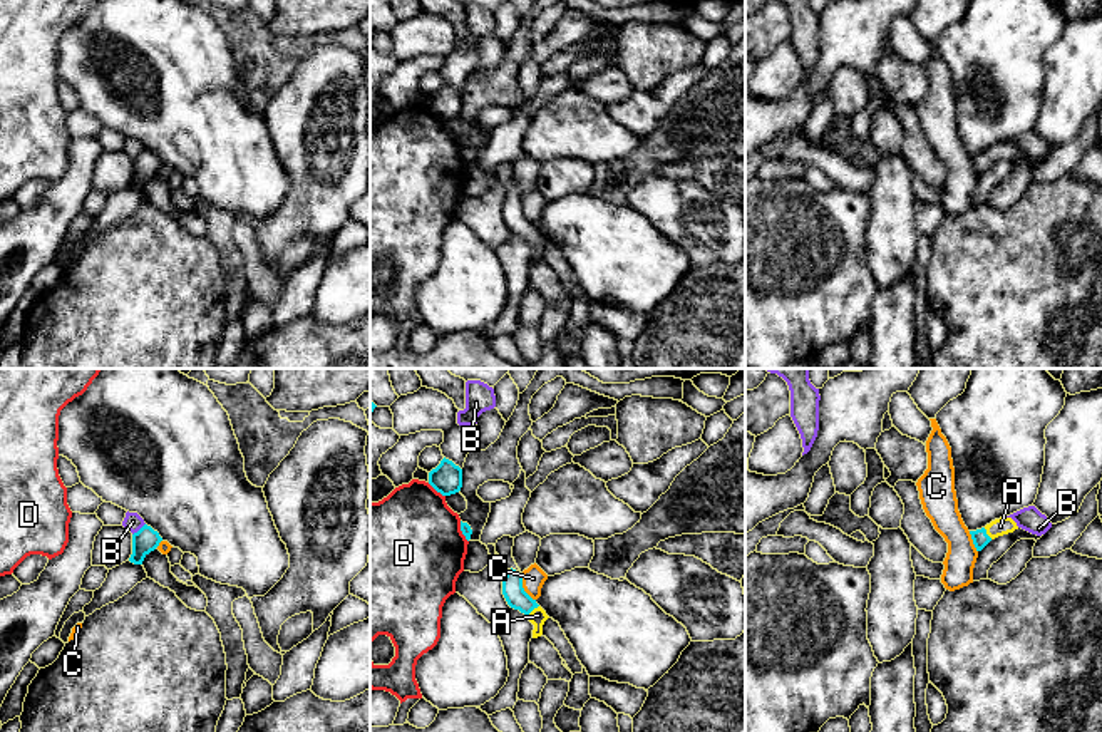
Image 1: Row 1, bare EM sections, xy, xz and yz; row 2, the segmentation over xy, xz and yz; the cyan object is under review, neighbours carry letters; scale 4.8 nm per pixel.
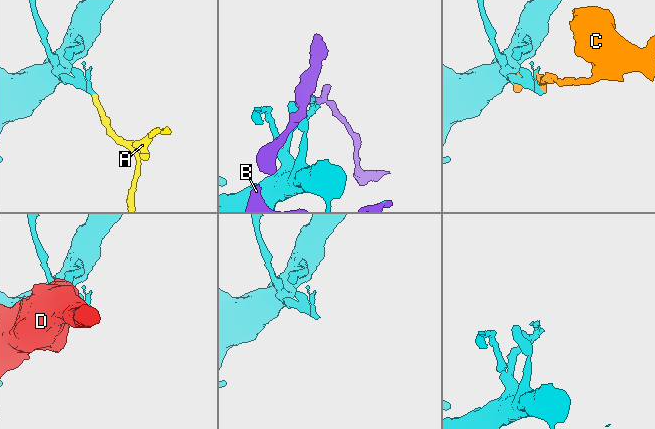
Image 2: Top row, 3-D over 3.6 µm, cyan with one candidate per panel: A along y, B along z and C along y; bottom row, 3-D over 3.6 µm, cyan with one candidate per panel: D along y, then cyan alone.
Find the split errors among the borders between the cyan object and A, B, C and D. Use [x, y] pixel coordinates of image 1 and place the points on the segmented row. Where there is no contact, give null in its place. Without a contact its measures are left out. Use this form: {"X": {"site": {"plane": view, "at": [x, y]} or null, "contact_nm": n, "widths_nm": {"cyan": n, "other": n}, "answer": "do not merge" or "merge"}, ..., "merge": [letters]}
{"A": {"site": {"plane": "xz", "at": [533, 608]}, "contact_nm": 80, "widths_nm": {"cyan": 100, "other": 80}, "answer": "merge"}, "B": {"site": {"plane": "xy", "at": [139, 530]}, "contact_nm": 90, "widths_nm": {"cyan": 120, "other": 90}, "answer": "do not merge"}, "C": {"site": {"plane": "xz", "at": [521, 587]}, "contact_nm": 150, "widths_nm": {"cyan": 100, "other": 110}, "answer": "do not merge"}, "D": {"site": {"plane": "xz", "at": [436, 489]}, "contact_nm": 110, "widths_nm": {"cyan": 150, "other": 440}, "answer": "do not merge"}, "merge": ["A"]}

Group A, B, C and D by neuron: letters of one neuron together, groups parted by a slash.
A / B / C / D

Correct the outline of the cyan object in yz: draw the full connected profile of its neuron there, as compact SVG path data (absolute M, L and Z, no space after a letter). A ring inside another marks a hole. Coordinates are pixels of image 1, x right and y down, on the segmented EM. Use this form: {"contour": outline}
{"contour": "M1000 518L981 529L970 531L970 534L976 551L981 551L991 539L1013 533L1015 529L1018 529L1018 526L1012 518Z"}

